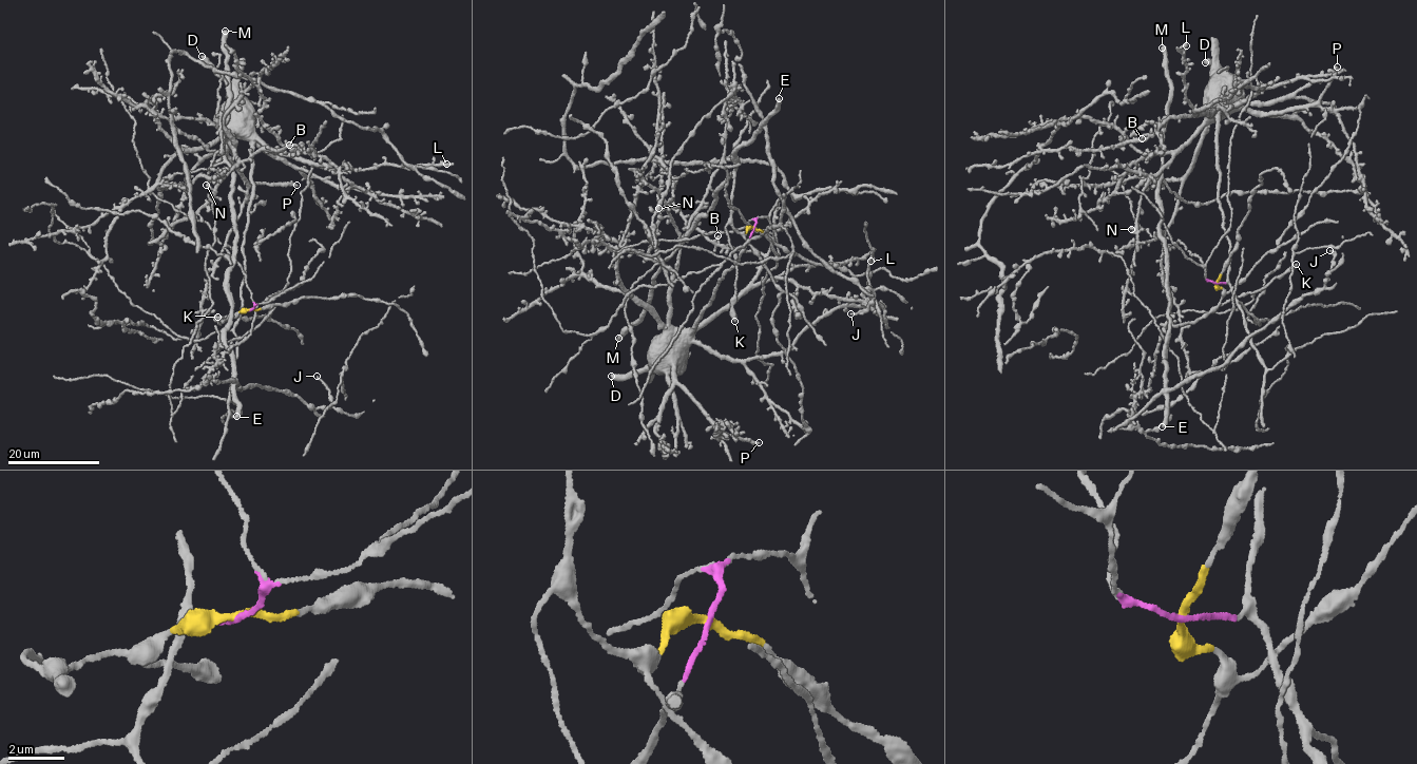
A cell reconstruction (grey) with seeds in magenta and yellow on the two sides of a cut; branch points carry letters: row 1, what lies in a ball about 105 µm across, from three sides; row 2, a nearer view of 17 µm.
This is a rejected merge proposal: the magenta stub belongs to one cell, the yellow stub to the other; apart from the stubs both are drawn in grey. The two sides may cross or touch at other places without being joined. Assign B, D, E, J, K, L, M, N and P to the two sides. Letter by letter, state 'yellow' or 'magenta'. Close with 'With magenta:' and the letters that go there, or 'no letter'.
B: magenta
D: magenta
E: yellow
J: yellow
K: yellow
L: magenta
M: yellow
N: magenta
P: magenta
With magenta: B, D, L, N, P

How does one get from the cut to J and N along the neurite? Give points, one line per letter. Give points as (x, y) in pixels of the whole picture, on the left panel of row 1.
J: (250, 309), (222, 320), (230, 317), (225, 347), (236, 389), (274, 388), (327, 409), (329, 389), (318, 376)
N: (250, 309), (243, 310), (241, 283), (252, 195), (246, 136), (233, 134), (238, 163), (213, 189), (206, 185)

